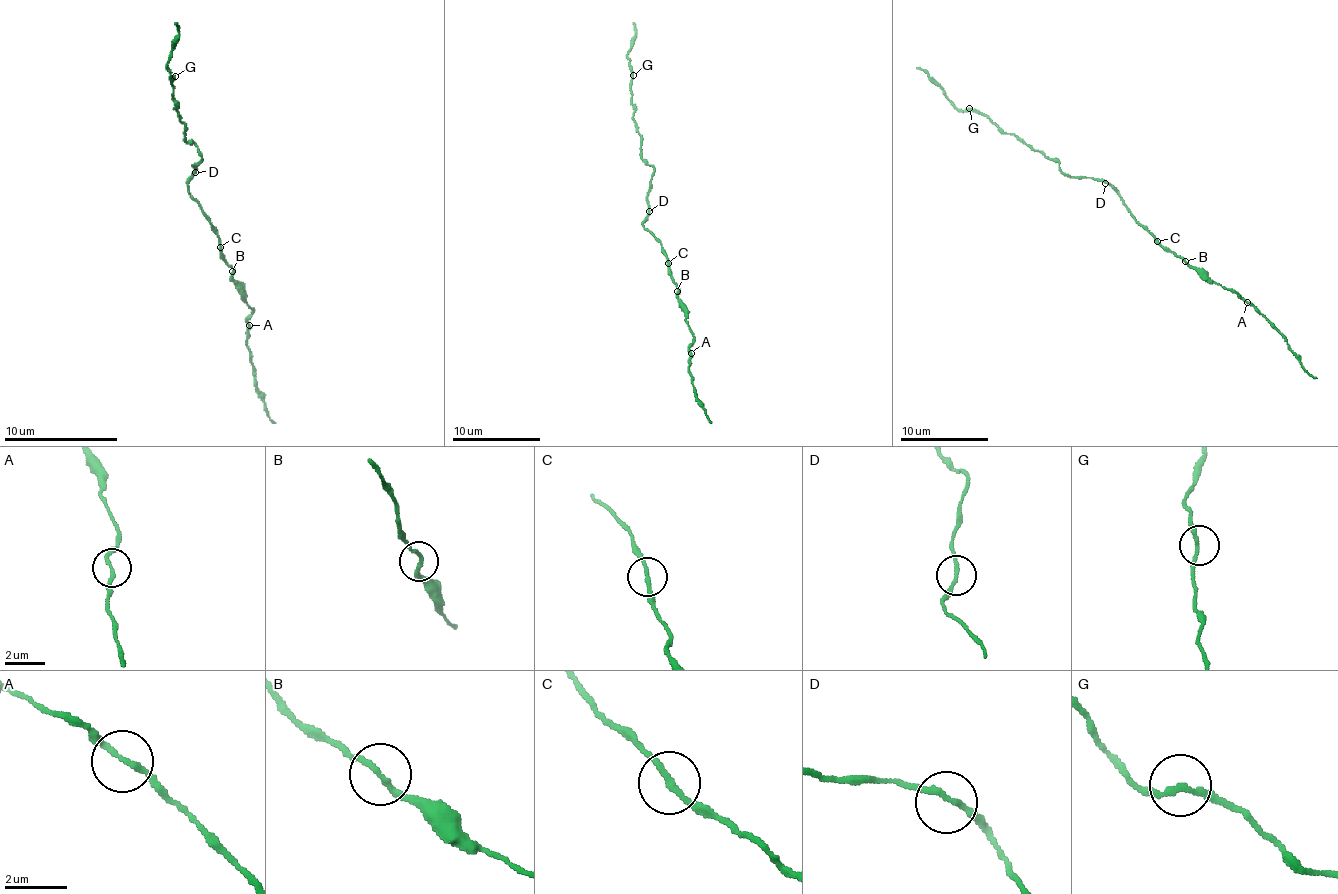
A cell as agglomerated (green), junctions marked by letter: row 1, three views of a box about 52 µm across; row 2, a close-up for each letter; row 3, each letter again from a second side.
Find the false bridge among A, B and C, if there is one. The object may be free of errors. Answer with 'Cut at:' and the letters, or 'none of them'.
Cut at: none of them

